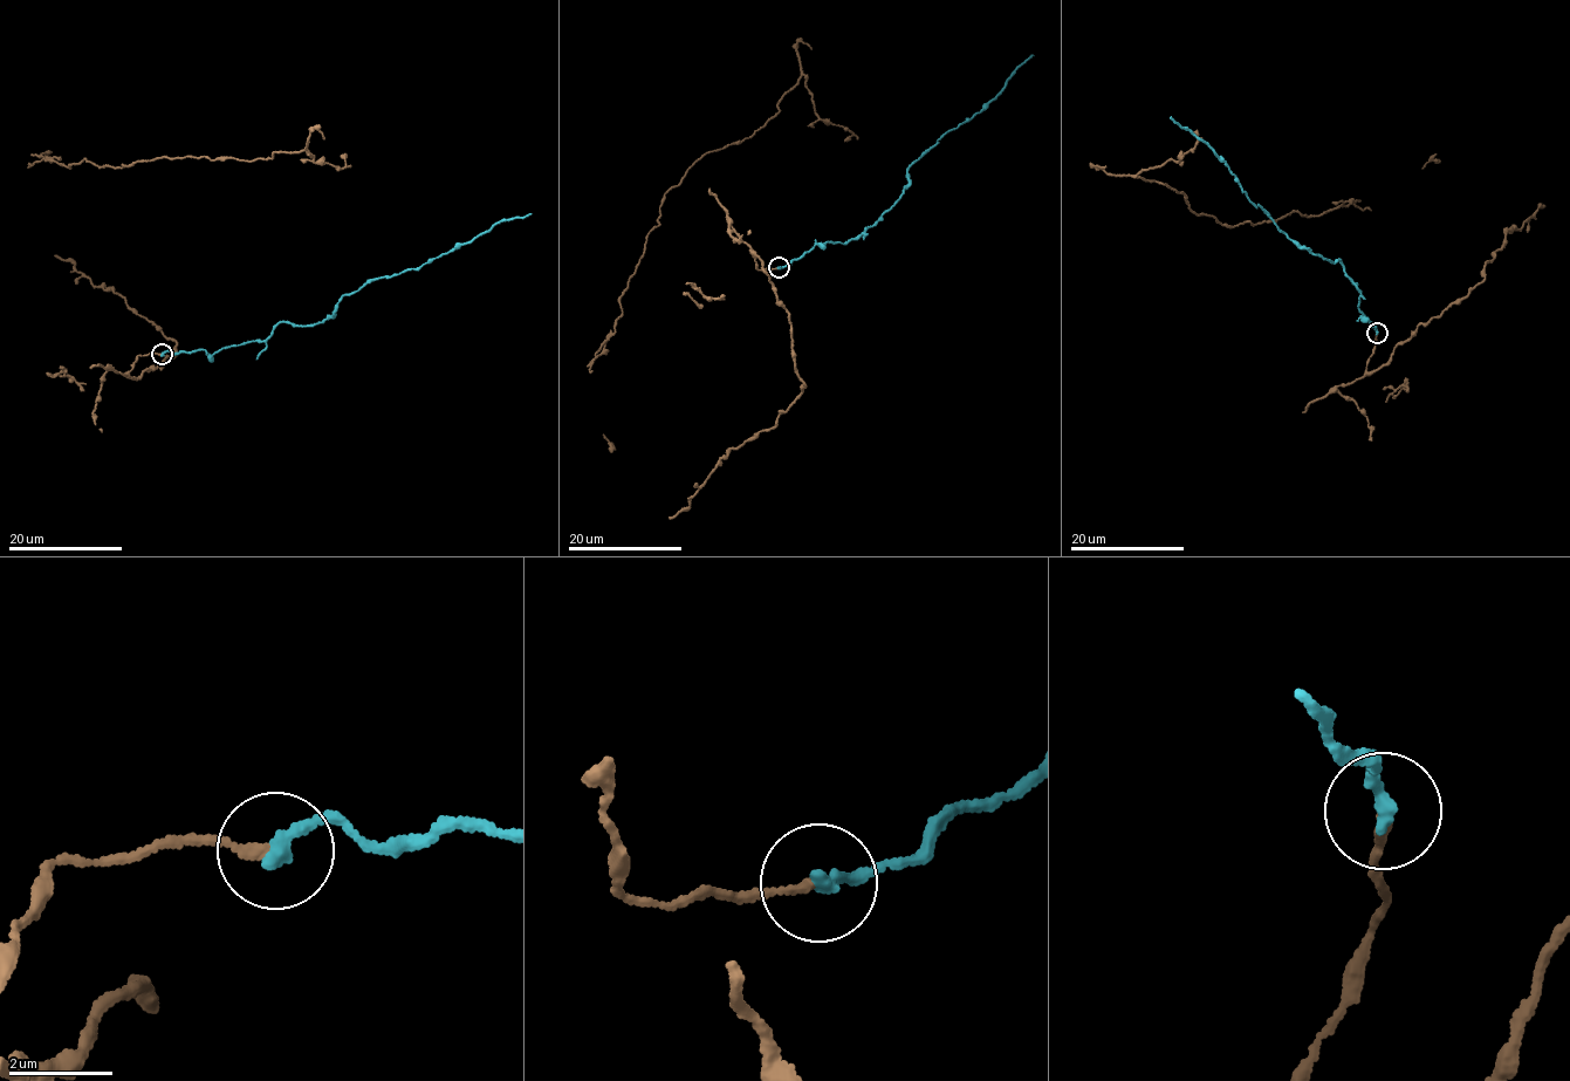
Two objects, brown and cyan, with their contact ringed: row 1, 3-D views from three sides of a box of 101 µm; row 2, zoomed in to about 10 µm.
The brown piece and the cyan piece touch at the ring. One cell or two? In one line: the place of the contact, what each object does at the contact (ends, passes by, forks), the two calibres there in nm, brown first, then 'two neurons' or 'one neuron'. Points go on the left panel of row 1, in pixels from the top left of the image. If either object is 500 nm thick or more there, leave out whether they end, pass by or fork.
place (162, 354); brown ends; cyan ends; calibres 160 and 280 nm; two neurons

